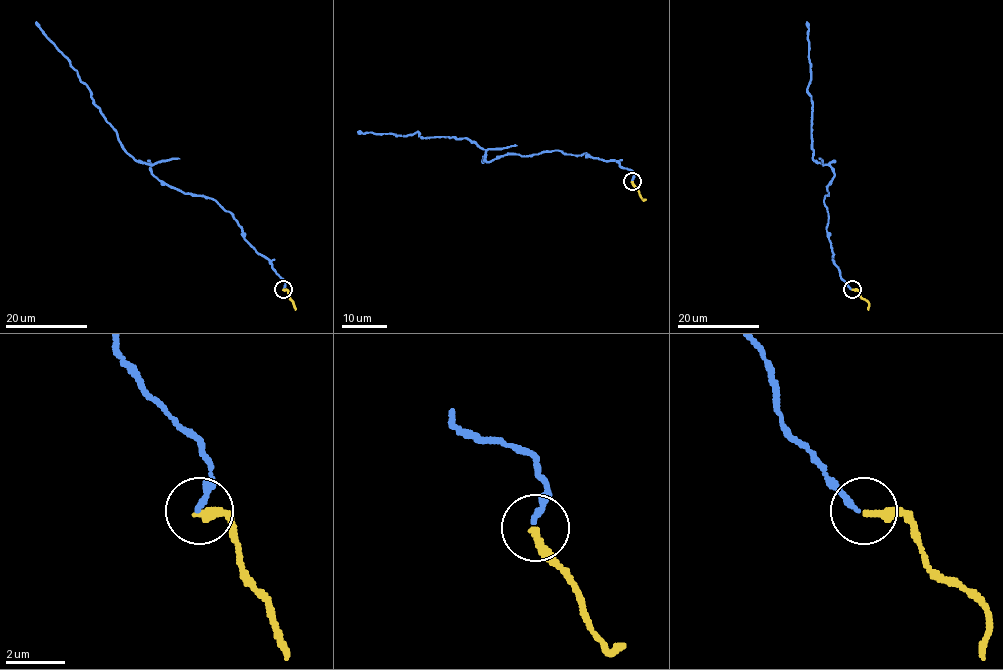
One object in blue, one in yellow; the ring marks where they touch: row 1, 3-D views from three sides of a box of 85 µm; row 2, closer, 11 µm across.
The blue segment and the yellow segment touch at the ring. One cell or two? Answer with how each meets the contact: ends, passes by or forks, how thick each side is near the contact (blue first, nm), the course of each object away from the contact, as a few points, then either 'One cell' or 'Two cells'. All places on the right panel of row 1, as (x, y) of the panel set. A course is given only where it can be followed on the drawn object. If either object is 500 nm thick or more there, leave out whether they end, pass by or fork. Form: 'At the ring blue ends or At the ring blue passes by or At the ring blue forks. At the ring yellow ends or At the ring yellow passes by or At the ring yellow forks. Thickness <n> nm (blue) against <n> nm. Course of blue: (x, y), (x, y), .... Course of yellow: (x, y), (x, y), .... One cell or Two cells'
At the ring blue ends. At the ring yellow ends. Thickness 180 nm (blue) against 240 nm. Course of blue: (851, 289), (833, 260), (826, 227), (824, 198), (834, 173), (829, 165), (813, 158), (807, 22). Course of yellow: (851, 289), (857, 289), (869, 304), (868, 310). One cell

